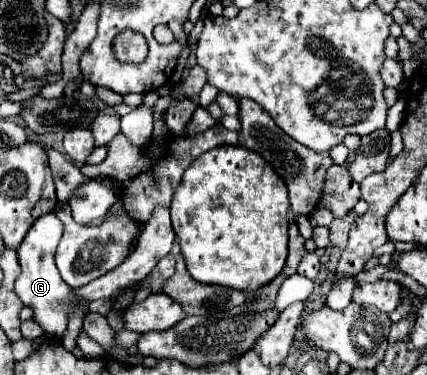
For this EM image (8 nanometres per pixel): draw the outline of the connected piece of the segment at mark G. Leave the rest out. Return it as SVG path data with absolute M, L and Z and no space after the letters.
M48 213L48 215L42 215L30 227L28 235L24 237L24 241L18 249L22 273L16 279L16 295L20 297L20 301L24 305L28 305L34 311L32 319L52 337L62 337L64 335L66 325L68 325L68 317L70 317L70 313L76 305L84 307L84 315L90 313L88 303L74 299L74 289L62 281L62 277L56 269L54 253L56 253L56 247L60 243L60 237L62 237L62 221L54 213Z

